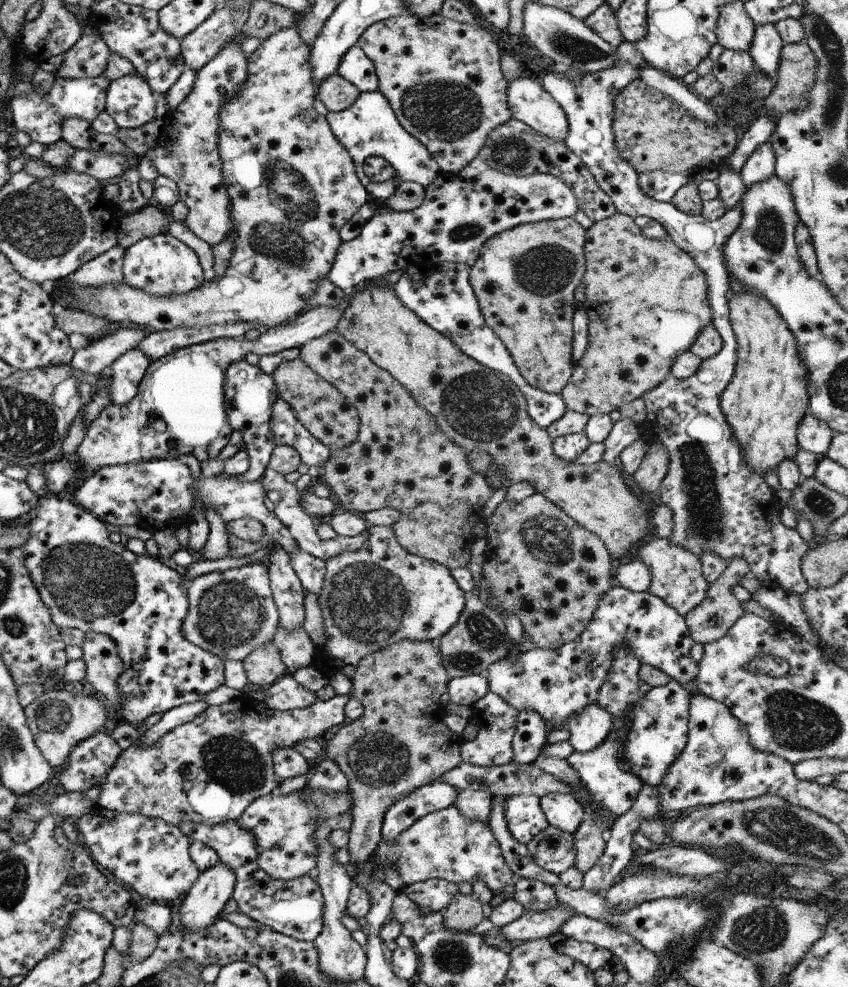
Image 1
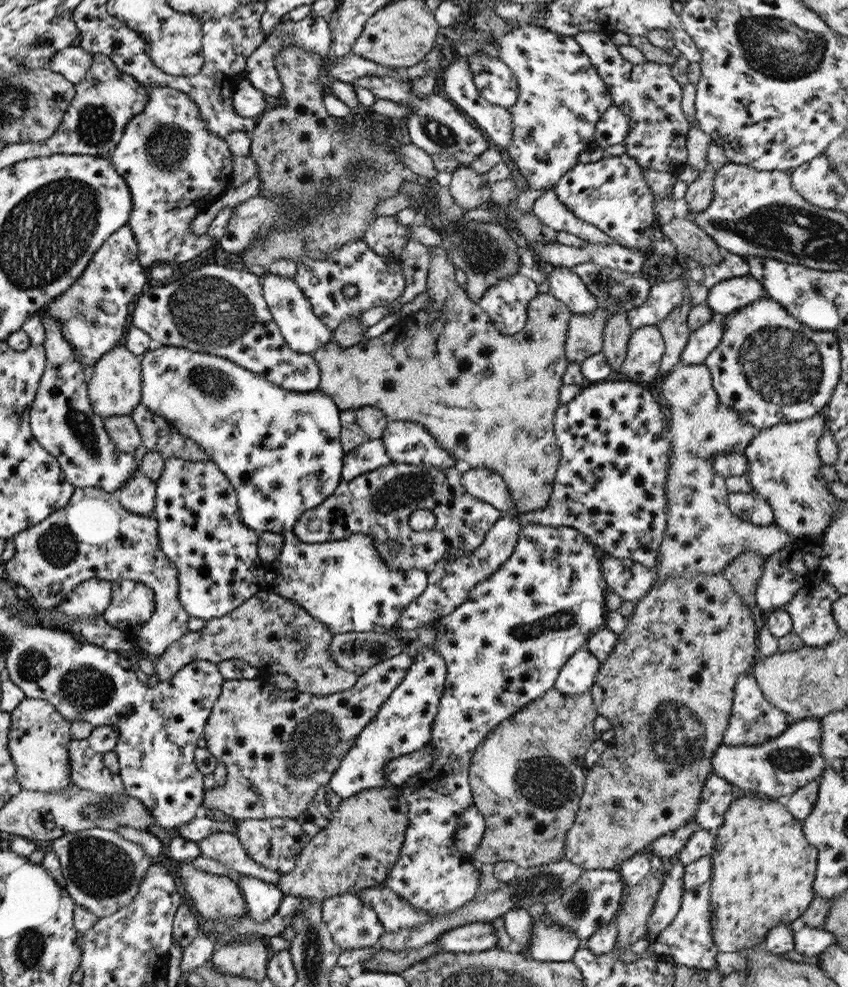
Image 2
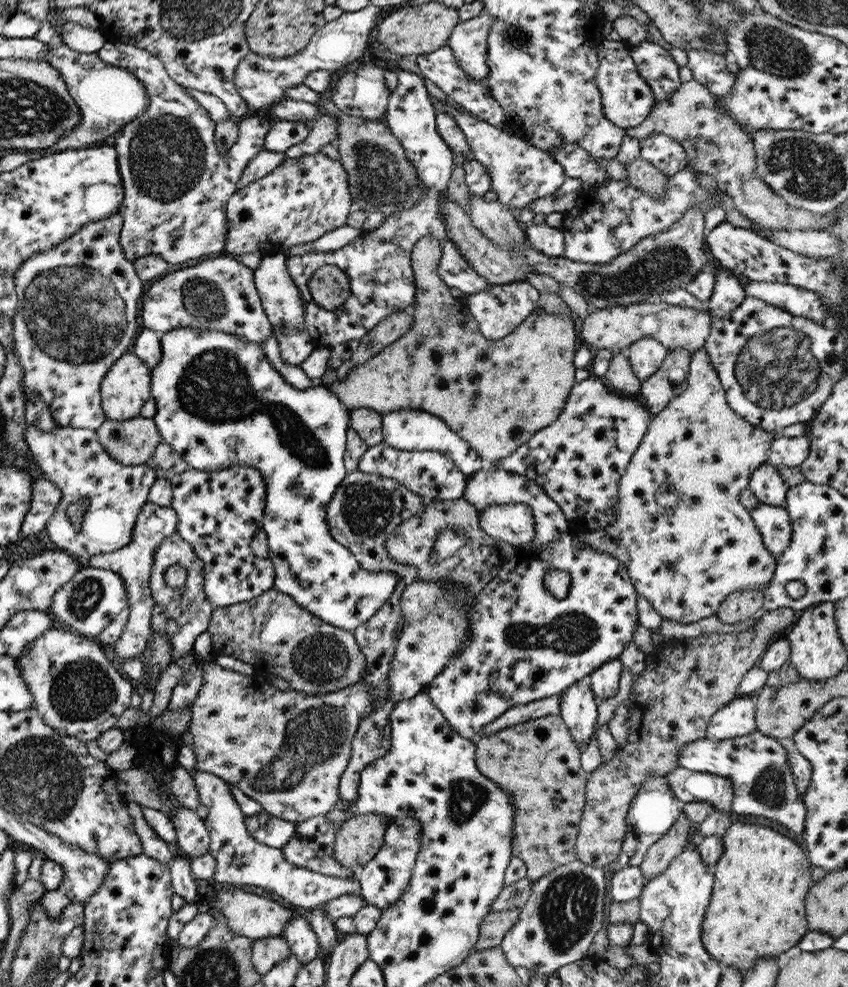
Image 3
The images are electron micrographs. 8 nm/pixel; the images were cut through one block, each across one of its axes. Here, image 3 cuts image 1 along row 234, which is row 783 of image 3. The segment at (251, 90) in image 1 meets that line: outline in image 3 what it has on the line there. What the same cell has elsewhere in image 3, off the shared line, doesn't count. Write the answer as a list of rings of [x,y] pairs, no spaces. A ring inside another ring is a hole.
[[[210,660],[205,668],[204,680],[201,684],[199,695],[191,707],[191,721],[188,728],[192,736],[194,736],[192,748],[196,753],[196,768],[201,772],[208,772],[219,776],[224,782],[237,786],[246,796],[258,802],[264,811],[282,820],[299,823],[315,816],[326,815],[339,801],[340,779],[349,764],[350,751],[352,750],[351,741],[354,738],[354,734],[356,734],[361,720],[371,712],[374,712],[375,708],[377,708],[377,704],[373,701],[373,696],[370,694],[364,680],[360,680],[355,685],[343,688],[342,690],[323,693],[322,695],[308,695],[305,692],[296,692],[296,690],[284,692],[284,690],[274,690],[268,684],[256,684],[256,680],[250,678],[249,675],[243,675],[239,672],[222,668],[213,660]]]

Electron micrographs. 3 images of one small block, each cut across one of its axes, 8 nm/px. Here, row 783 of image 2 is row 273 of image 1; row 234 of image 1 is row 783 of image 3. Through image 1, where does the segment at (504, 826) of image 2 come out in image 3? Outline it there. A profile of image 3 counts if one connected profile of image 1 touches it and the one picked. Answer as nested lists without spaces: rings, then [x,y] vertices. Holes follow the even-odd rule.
[[[549,714],[508,728],[478,736],[474,740],[474,762],[484,776],[500,784],[513,800],[513,856],[521,858],[527,866],[531,882],[546,876],[577,858],[575,842],[585,807],[586,772],[580,762],[581,750],[572,738],[560,714]]]

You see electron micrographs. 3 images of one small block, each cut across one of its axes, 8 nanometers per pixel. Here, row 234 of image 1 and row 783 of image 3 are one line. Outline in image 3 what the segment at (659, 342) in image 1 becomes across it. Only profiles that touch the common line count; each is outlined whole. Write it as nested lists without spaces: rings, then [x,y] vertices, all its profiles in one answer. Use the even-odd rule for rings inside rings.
[[[786,607],[768,610],[752,628],[744,632],[701,634],[696,638],[682,638],[679,641],[672,639],[667,649],[653,648],[652,652],[645,655],[644,670],[633,680],[630,699],[622,706],[629,709],[626,744],[619,747],[606,764],[600,764],[585,784],[585,807],[575,842],[576,856],[580,862],[605,869],[616,863],[628,832],[627,814],[636,793],[652,775],[666,778],[666,775],[672,773],[679,766],[677,758],[685,744],[707,736],[712,715],[738,696],[737,690],[744,675],[759,664],[770,645],[772,635],[790,628],[798,615],[795,609]]]

